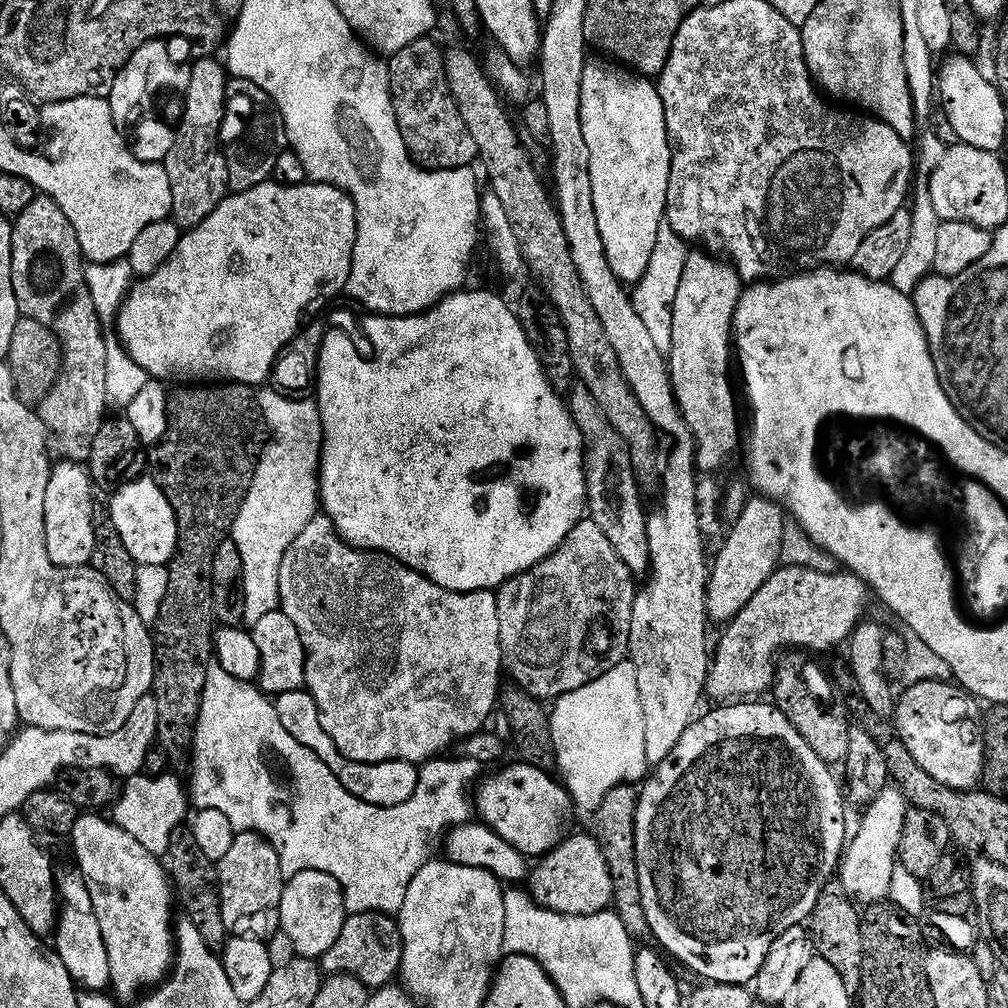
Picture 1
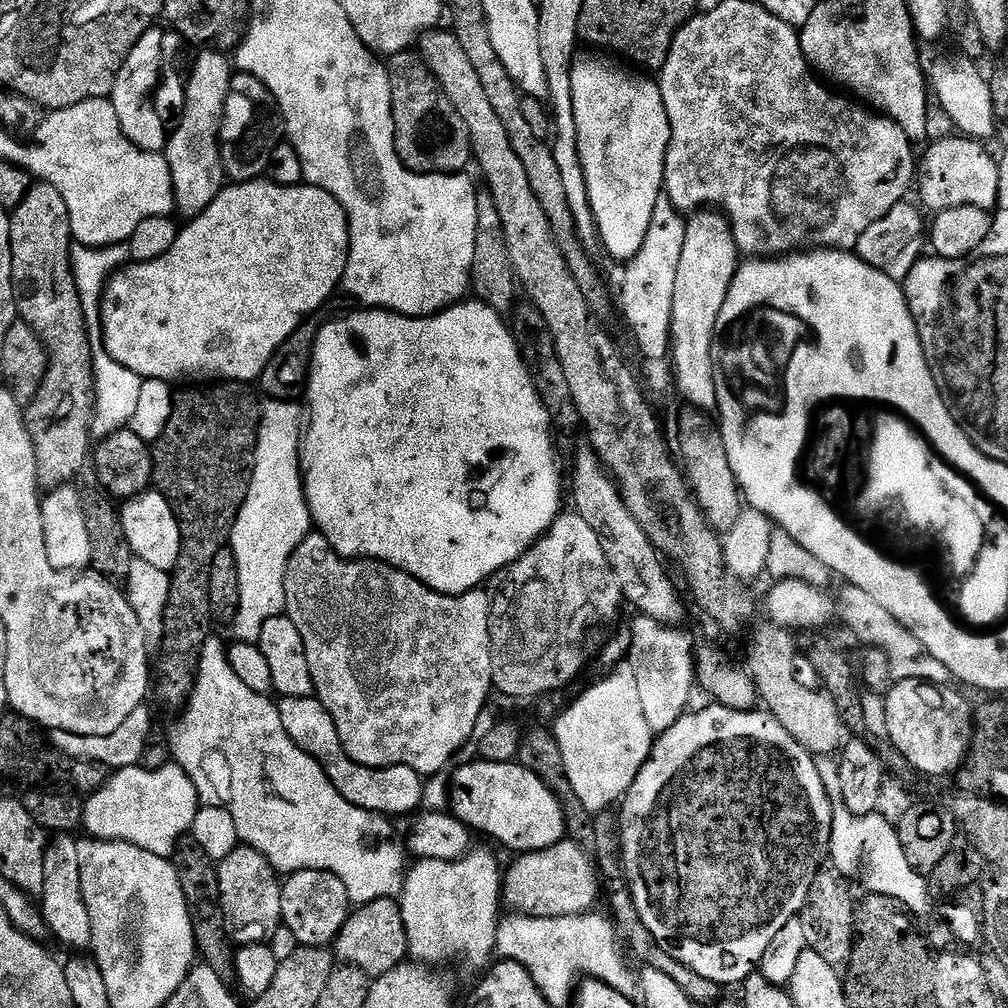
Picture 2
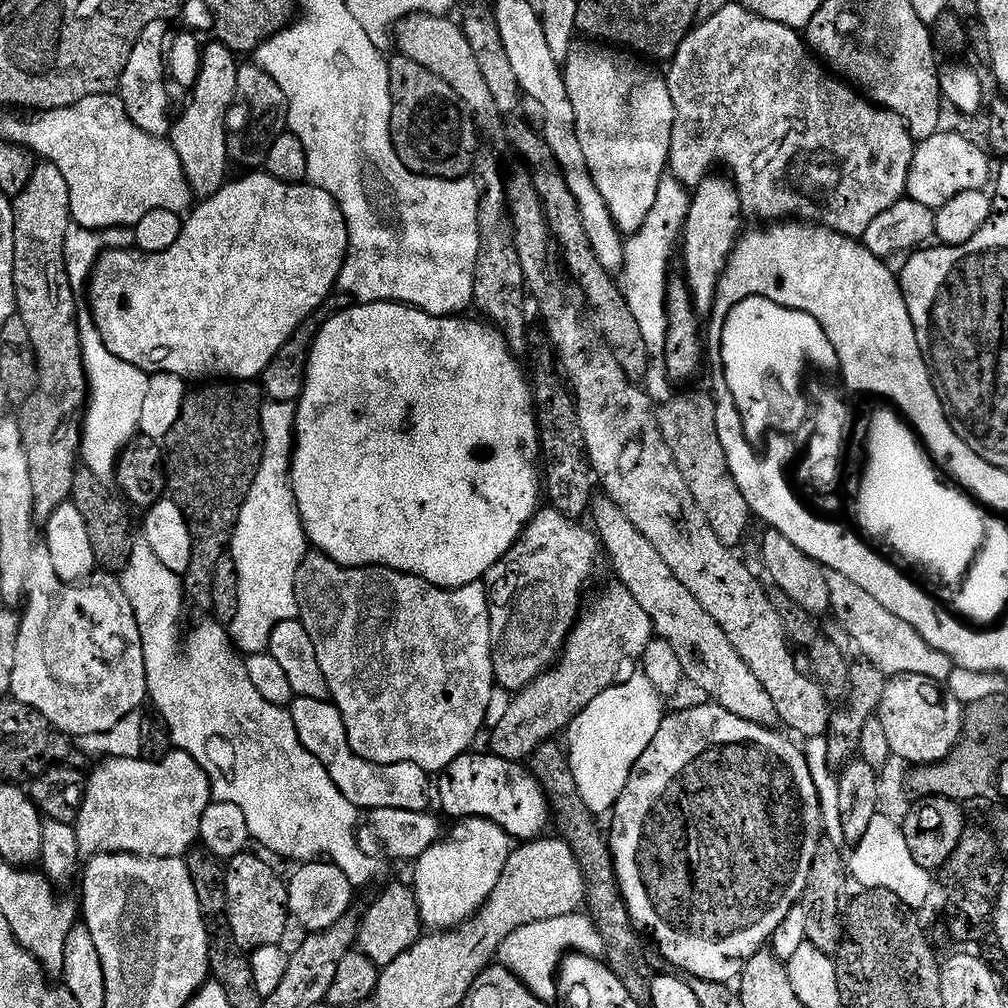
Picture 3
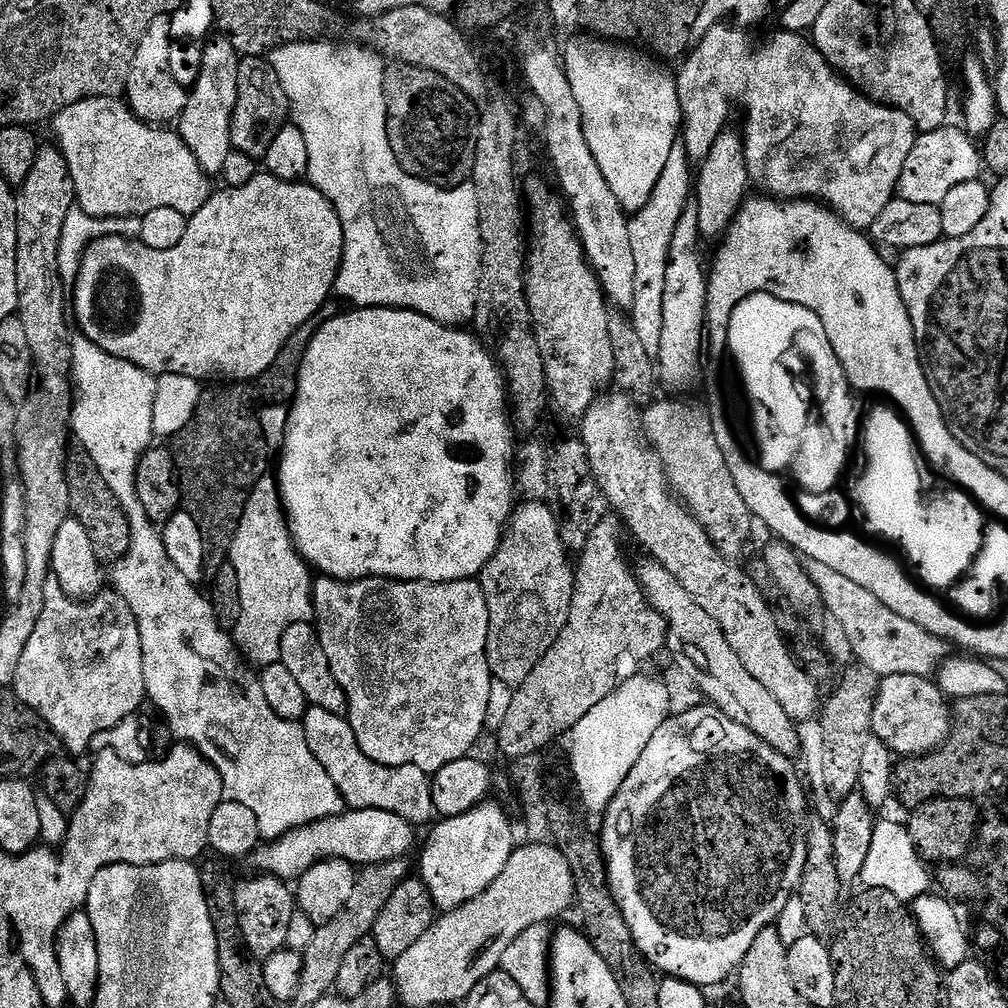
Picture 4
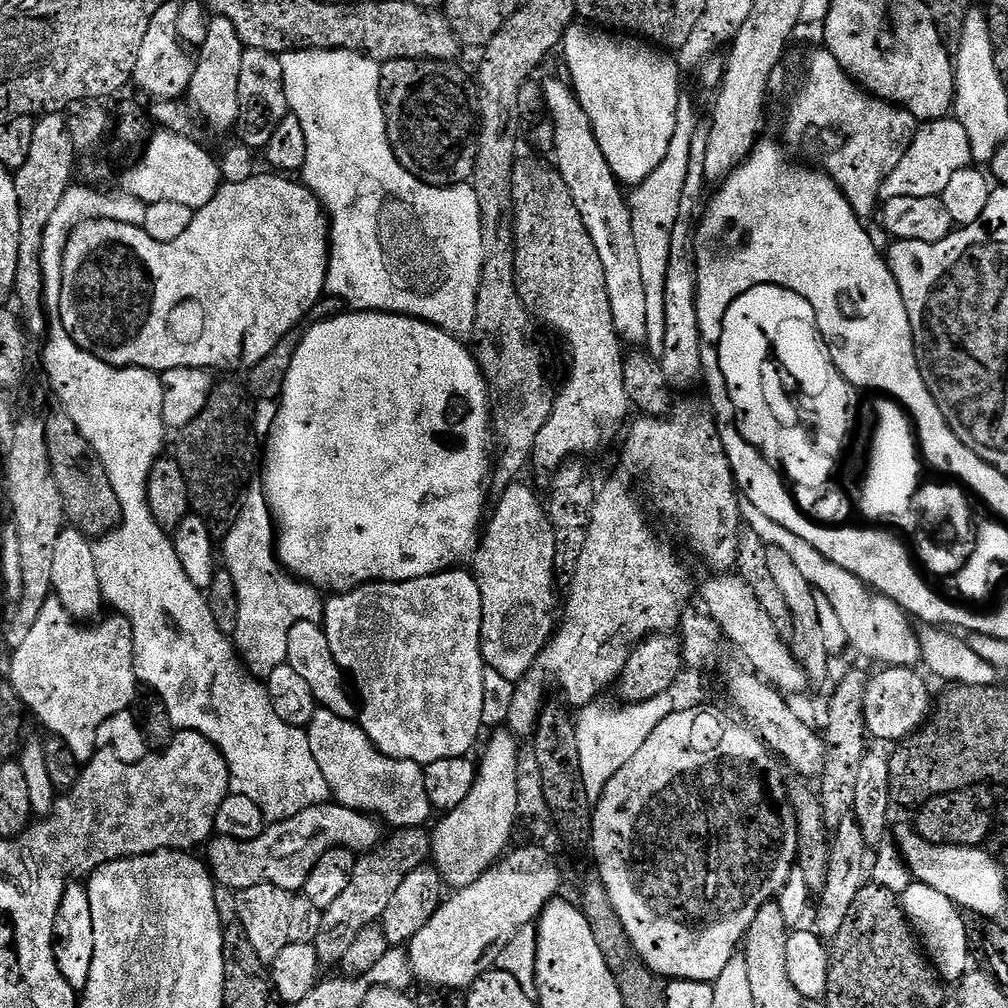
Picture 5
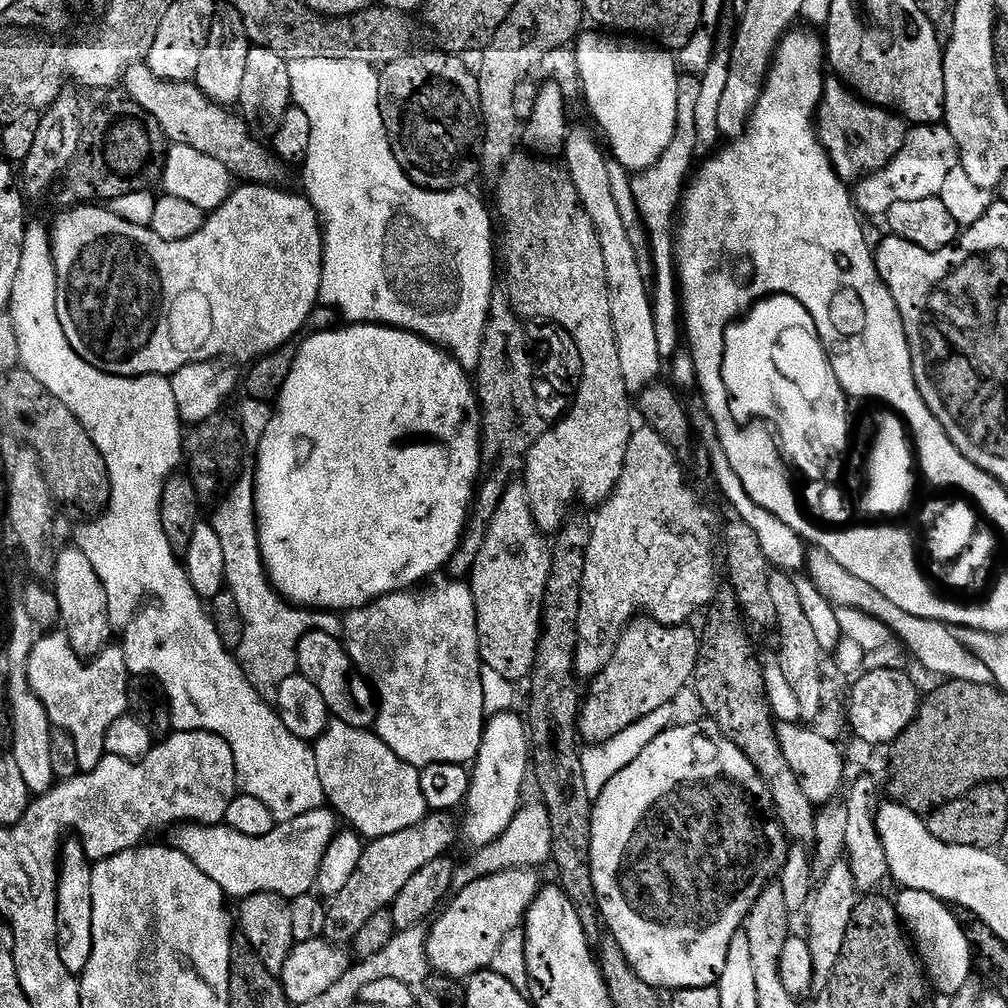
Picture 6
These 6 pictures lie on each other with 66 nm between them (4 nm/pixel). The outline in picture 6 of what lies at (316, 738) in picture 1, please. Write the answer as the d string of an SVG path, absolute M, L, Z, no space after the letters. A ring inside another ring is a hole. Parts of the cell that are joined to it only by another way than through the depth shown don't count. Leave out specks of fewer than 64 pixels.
M333 719L328 728L314 742L316 761L318 762L318 778L322 778L324 799L341 821L344 820L349 829L358 833L365 841L386 838L386 834L398 834L398 830L406 830L406 826L414 826L422 822L430 809L426 798L422 798L422 782L420 769L413 764L402 762L386 742L367 728L355 728L346 722Z

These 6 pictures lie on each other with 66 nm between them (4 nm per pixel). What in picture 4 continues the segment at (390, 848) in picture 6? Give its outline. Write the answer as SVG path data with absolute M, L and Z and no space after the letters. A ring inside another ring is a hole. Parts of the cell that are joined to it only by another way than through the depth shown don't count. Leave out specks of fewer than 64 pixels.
M403 858L381 864L370 864L357 875L354 894L350 894L350 902L346 902L344 909L333 920L317 927L313 941L303 953L302 971L298 981L298 991L295 993L298 1003L311 1006L314 1002L318 1002L318 998L329 995L335 989L338 970L342 970L342 958L346 958L346 954L354 950L357 942L371 933L382 906L390 902L390 894L394 894L397 886L409 879L408 862Z

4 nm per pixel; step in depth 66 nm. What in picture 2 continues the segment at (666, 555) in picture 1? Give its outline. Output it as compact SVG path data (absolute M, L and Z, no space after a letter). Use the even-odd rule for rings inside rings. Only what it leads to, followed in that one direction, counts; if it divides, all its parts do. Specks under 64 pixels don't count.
M637 615L635 619L626 660L634 670L634 678L638 678L638 694L642 698L646 722L650 722L653 734L661 734L689 711L688 699L692 696L692 688L697 687L694 643L680 626L660 624L649 616Z

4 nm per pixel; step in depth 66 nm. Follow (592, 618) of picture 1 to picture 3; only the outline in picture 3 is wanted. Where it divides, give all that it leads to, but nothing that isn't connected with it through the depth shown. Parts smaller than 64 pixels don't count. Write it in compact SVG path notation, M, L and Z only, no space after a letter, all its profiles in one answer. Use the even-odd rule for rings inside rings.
M541 507L532 521L524 527L524 532L517 538L514 547L484 575L482 583L488 592L494 674L497 685L501 689L504 687L508 694L521 692L552 667L580 618L580 599L583 598L584 587L596 568L596 555L599 557L602 552L595 531L588 526L583 528L582 525L583 523L569 520L554 507Z

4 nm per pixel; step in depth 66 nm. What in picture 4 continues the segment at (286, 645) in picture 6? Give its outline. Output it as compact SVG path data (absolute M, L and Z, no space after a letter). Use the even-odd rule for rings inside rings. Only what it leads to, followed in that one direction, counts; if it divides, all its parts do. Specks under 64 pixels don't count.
M275 479L264 480L264 484L256 488L256 500L252 500L252 508L248 508L248 520L244 520L244 528L240 528L240 533L231 537L230 544L230 562L238 574L241 598L241 614L234 620L236 646L245 661L253 665L260 664L261 669L271 668L281 663L280 647L286 630L295 624L311 621L314 616L314 576L304 557L296 551L296 542L292 538L292 529Z

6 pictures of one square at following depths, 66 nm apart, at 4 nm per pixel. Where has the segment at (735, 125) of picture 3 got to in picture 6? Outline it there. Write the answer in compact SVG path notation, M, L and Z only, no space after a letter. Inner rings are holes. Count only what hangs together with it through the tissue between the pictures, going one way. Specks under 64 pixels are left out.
M832 78L825 83L824 97L820 100L820 111L816 113L816 133L820 135L822 146L828 152L830 162L836 167L840 179L845 182L859 182L871 172L885 168L897 156L906 142L910 128L903 116L875 104L851 91L839 78Z

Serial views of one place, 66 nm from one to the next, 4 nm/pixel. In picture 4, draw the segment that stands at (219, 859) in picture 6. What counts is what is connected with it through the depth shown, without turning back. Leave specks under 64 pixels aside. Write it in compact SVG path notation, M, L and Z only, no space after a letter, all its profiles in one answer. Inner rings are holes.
M353 808L340 816L331 816L313 824L280 836L276 840L261 843L250 856L257 873L275 876L285 882L299 881L321 860L348 860L357 866L381 864L407 857L416 844L417 829L406 818L390 814L390 810L366 810Z

